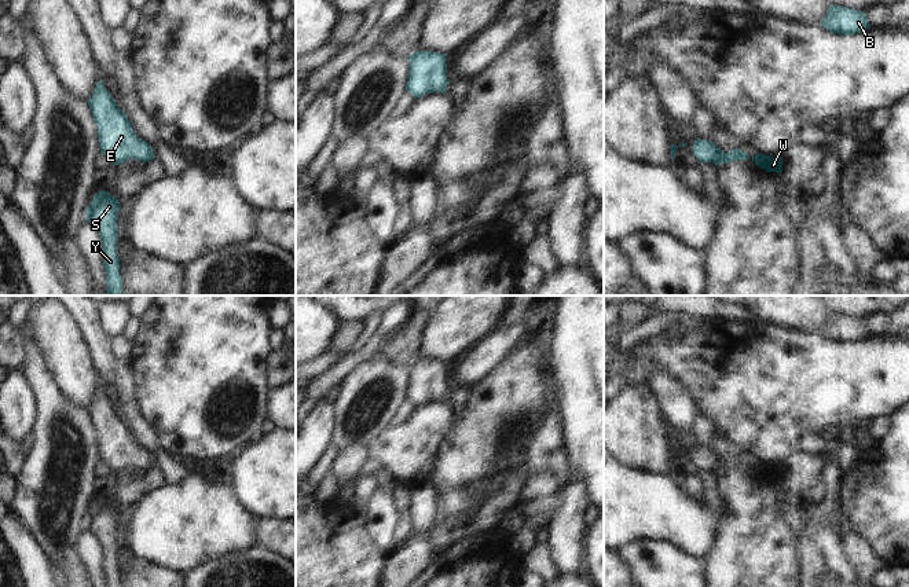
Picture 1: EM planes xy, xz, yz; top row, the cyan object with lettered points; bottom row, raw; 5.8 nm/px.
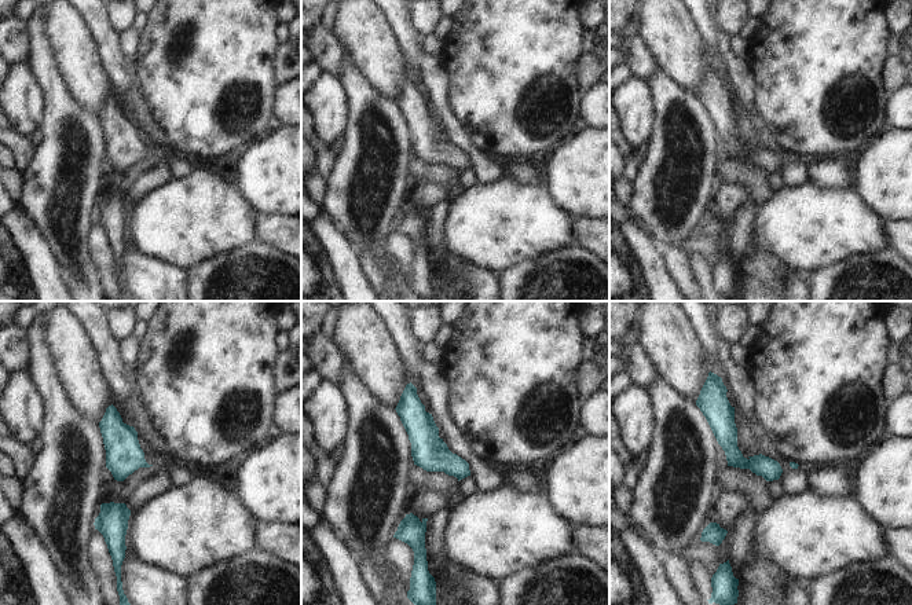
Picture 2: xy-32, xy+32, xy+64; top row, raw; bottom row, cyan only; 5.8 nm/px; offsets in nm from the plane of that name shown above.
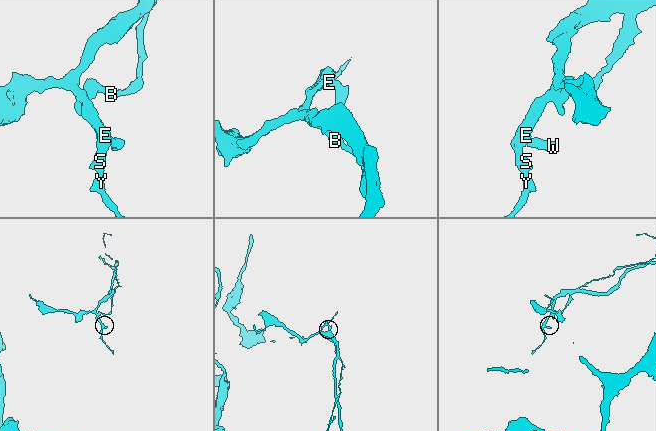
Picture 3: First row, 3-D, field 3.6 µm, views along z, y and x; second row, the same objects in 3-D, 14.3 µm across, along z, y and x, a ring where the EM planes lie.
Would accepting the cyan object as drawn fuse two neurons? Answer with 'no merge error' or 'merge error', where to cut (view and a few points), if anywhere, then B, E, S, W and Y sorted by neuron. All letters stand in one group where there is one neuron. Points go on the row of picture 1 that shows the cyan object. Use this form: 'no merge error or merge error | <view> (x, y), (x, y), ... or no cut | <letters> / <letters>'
no merge error | no cut | B E S W Y

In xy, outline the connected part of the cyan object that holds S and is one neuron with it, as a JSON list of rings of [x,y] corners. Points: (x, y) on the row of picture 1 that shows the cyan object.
[[[105,190],[95,194],[91,205],[87,209],[85,221],[98,230],[102,239],[103,264],[107,285],[106,296],[124,296],[122,279],[120,275],[120,258],[117,253],[118,212],[120,201]]]

